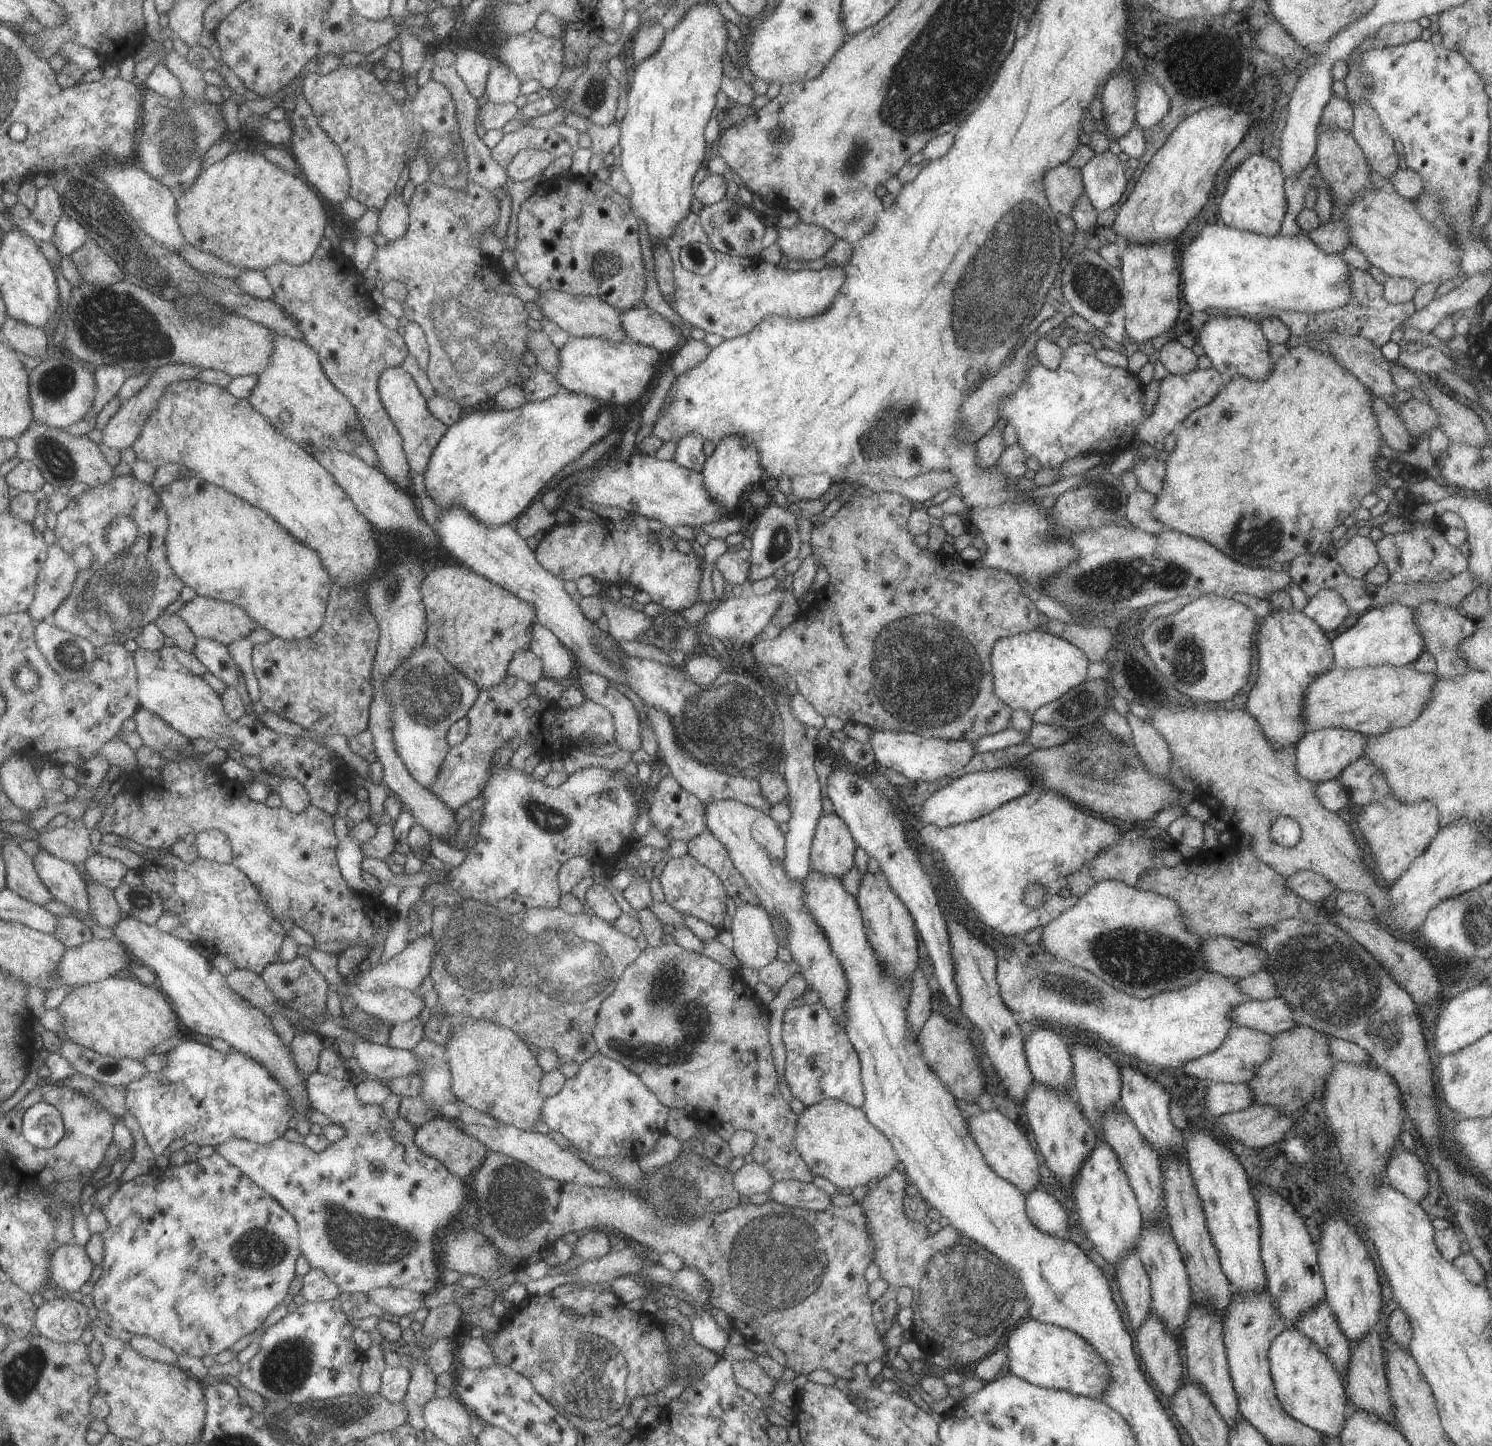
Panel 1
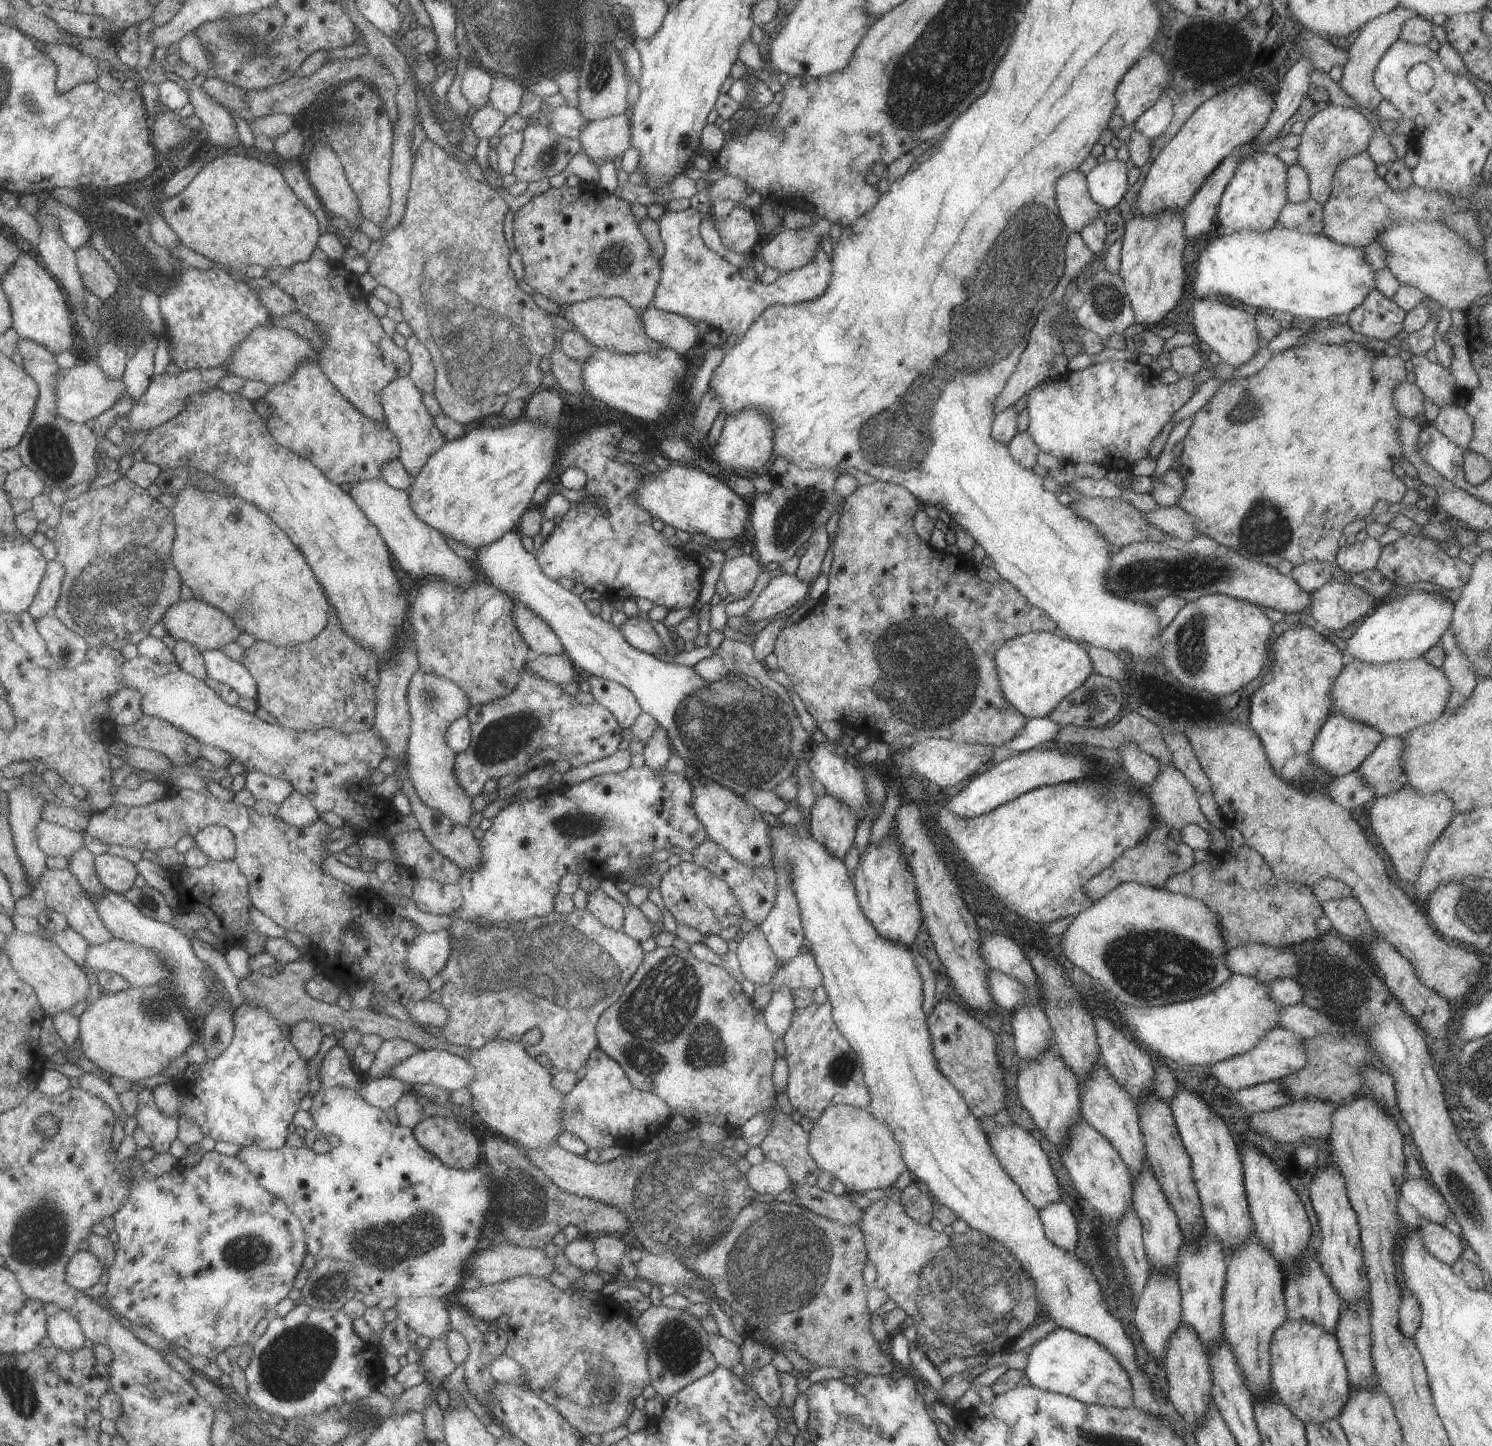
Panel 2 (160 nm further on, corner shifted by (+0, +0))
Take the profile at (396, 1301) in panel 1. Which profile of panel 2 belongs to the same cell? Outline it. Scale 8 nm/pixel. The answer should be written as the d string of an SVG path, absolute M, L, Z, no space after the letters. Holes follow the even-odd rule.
M406 1297L398 1299L398 1317L416 1334L426 1338L442 1339L452 1330L448 1308L442 1299Z

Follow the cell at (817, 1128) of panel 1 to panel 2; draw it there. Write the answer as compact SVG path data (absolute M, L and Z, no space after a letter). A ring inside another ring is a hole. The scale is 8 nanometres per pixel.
M830 1105L822 1116L814 1123L809 1132L809 1153L818 1163L819 1169L829 1172L841 1180L849 1192L864 1194L866 1190L892 1187L904 1170L908 1169L904 1162L902 1145L894 1138L892 1129L885 1122L878 1120L869 1110L851 1105Z

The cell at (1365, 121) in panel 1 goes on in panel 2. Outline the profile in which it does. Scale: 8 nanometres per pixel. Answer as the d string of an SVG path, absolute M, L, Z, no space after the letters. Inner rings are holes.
M1396 7L1386 14L1369 20L1359 28L1360 34L1355 42L1349 47L1348 62L1343 66L1343 75L1338 82L1340 88L1356 100L1360 107L1373 109L1377 108L1383 96L1373 81L1376 65L1382 60L1385 52L1393 45L1401 35L1404 23L1412 17L1418 16L1416 11L1406 7Z

